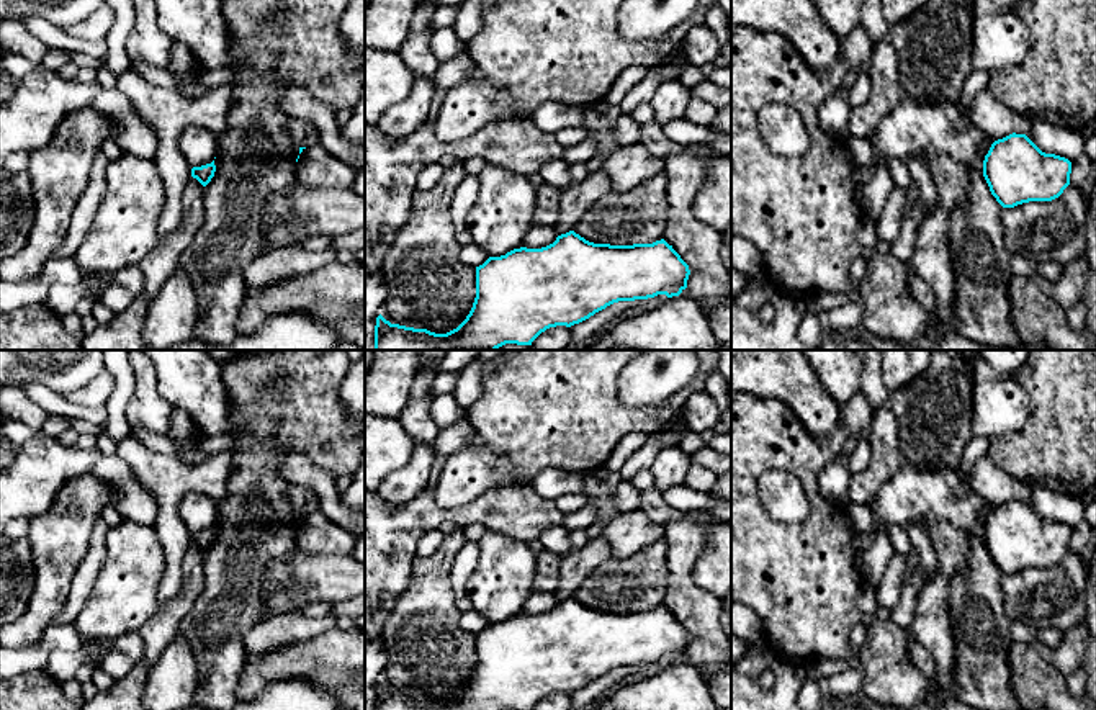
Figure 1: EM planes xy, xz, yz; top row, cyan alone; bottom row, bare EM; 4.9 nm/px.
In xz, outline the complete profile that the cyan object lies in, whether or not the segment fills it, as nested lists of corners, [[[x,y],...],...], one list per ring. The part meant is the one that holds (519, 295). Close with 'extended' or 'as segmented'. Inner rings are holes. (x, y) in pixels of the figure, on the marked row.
[[[569,231],[541,249],[514,249],[476,267],[476,298],[466,319],[447,334],[391,324],[381,314],[375,350],[497,350],[505,344],[532,345],[546,329],[571,327],[618,301],[679,296],[690,270],[664,239],[653,244],[594,244]]]; as segmented

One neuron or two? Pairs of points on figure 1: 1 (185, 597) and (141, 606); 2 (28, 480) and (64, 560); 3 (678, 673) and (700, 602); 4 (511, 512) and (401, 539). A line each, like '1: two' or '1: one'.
1: two
2: two
3: two
4: one

